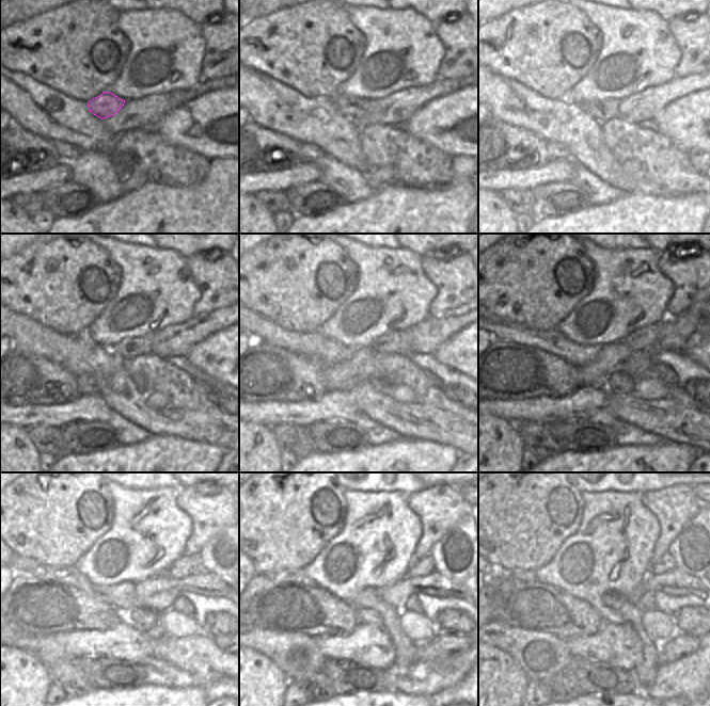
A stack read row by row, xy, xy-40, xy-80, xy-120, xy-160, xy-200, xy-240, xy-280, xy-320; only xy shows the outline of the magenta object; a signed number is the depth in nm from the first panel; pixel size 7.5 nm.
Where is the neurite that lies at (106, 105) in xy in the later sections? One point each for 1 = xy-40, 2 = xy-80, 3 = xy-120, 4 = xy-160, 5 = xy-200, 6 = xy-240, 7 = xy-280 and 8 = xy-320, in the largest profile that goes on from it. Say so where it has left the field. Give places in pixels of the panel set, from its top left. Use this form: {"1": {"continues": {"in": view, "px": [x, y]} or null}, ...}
{"1": {"continues": {"in": "xy-40", "px": [353, 108]}}, "2": {"continues": {"in": "xy-80", "px": [601, 110]}}, "3": {"continues": {"in": "xy-120", "px": [127, 349]}}, "4": {"continues": {"in": "xy-160", "px": [396, 341]}}, "5": {"continues": {"in": "xy-200", "px": [648, 338]}}, "6": {"continues": {"in": "xy-240", "px": [188, 564]}}, "7": {"continues": {"in": "xy-280", "px": [425, 565]}}, "8": {"continues": {"in": "xy-320", "px": [666, 563]}}}

